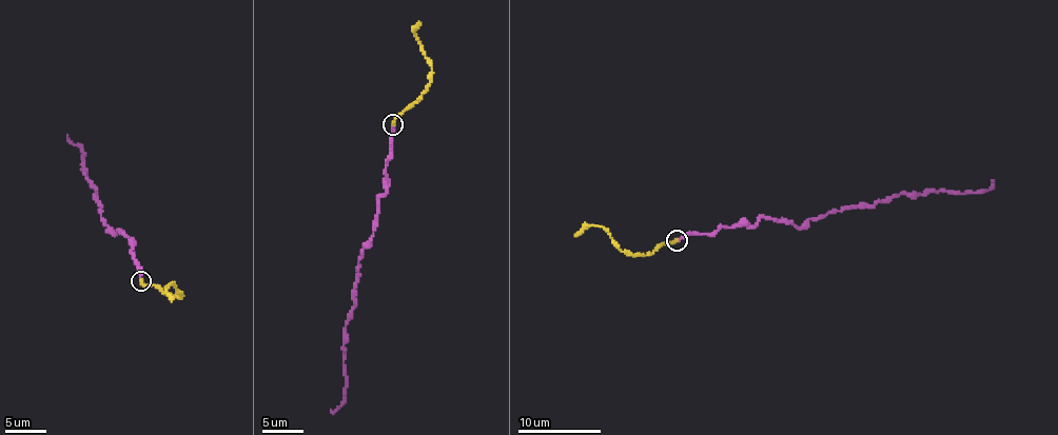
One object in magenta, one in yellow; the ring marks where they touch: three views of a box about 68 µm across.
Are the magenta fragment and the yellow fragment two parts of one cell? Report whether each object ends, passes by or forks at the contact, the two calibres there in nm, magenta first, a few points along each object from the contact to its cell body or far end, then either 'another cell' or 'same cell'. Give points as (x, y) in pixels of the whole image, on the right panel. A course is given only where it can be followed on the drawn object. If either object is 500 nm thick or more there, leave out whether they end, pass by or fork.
magenta ends there; yellow ends there; 190 nm thick on the magenta side, 240 nm on the other; magenta runs (677, 240), (756, 225), (761, 217), (804, 226), (899, 194), (982, 193), (994, 180); yellow runs (677, 240), (657, 244), (645, 255), (627, 254), (602, 225), (583, 226), (574, 236); same cell

